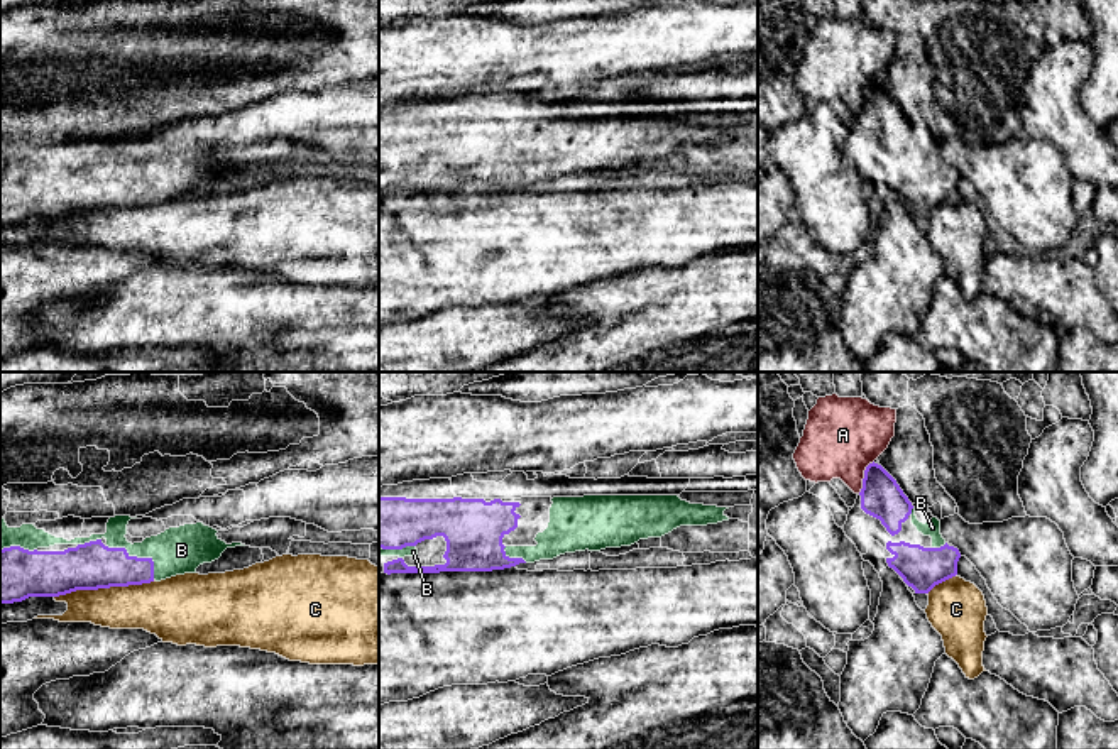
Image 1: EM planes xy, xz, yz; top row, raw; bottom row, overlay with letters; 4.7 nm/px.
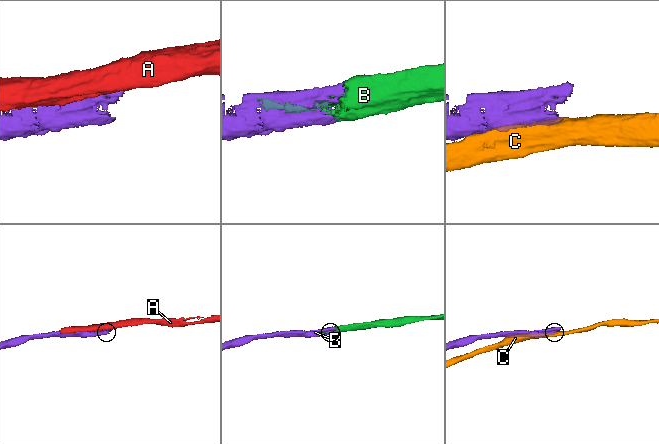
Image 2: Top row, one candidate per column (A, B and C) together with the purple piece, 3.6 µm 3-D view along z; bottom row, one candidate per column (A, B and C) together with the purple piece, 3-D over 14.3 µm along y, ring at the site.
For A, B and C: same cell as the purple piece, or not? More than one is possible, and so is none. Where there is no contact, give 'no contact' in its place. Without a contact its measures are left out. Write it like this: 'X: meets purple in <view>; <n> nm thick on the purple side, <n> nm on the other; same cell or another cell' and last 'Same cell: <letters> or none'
A: meets purple in yz; 200 nm thick on the purple side, 360 nm on the other; another cell
B: meets purple in xy; 220 nm thick on the purple side, 220 nm on the other; same cell
C: meets purple in xy; 220 nm thick on the purple side, 220 nm on the other; another cell
Same cell: B

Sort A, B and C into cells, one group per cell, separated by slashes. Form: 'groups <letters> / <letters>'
groups A / B / C

